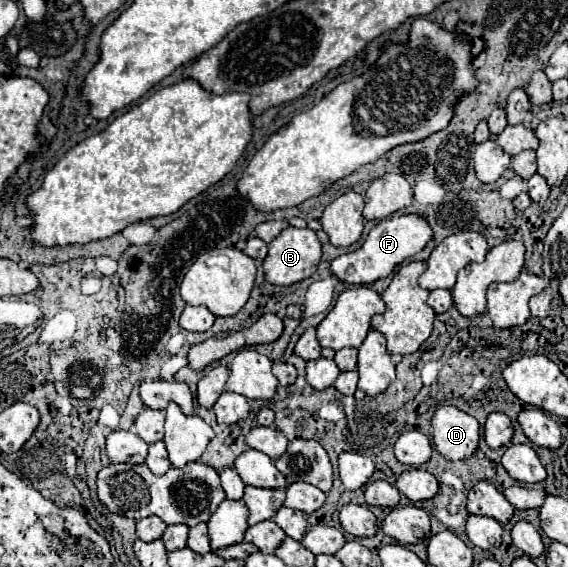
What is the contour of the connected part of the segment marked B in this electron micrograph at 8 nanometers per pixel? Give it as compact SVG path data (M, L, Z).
M288 227L274 241L268 243L268 255L264 259L266 281L272 285L292 285L296 281L308 279L316 273L320 257L322 257L322 245L320 245L320 241L312 229Z

